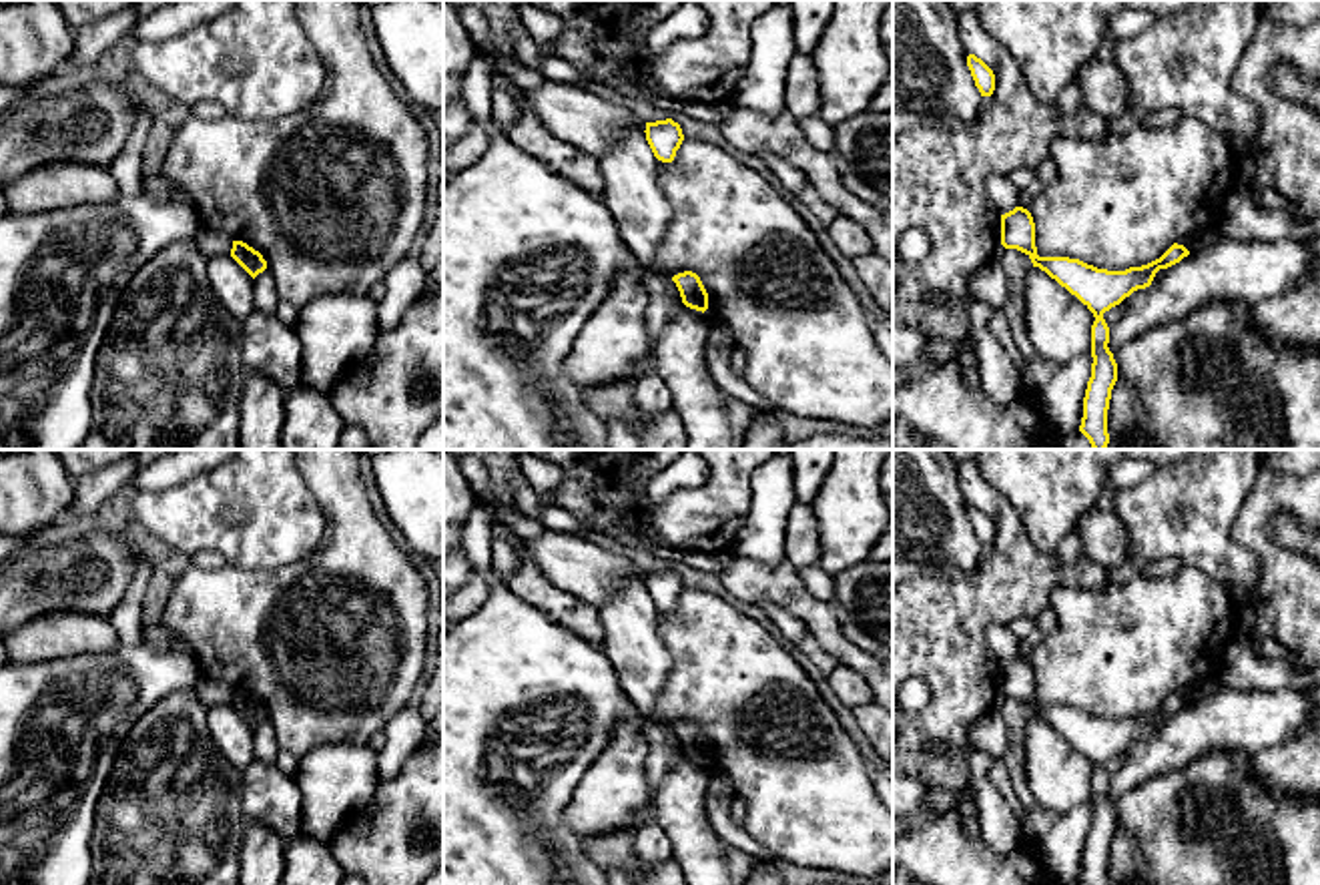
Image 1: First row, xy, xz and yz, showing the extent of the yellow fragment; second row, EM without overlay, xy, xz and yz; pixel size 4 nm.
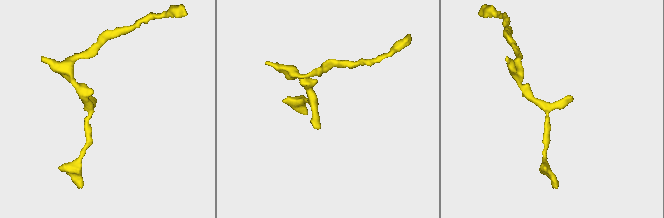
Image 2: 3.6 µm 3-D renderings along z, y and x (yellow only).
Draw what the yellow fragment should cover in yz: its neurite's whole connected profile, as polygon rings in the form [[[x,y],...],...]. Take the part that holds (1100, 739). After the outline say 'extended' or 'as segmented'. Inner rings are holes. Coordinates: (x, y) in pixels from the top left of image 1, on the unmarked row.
[[[1015,656],[1001,664],[1001,694],[1025,702],[1033,716],[1045,720],[1071,745],[1075,745],[1095,767],[1091,775],[1091,827],[1083,847],[1083,867],[1079,881],[1083,885],[1109,885],[1107,859],[1111,839],[1117,831],[1117,813],[1109,801],[1109,777],[1103,763],[1119,755],[1137,739],[1151,734],[1160,718],[1180,712],[1190,700],[1174,692],[1160,708],[1129,716],[1125,720],[1107,720],[1069,706],[1039,706],[1035,696],[1035,672],[1027,658]]]; as segmented

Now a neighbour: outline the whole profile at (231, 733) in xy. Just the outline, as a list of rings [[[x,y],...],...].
[[[231,704],[211,706],[207,722],[215,747],[235,771],[245,771],[255,761],[253,726]]]

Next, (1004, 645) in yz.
[[[993,622],[987,628],[987,646],[1001,664],[1019,656],[1019,644],[1021,642],[1011,632],[1009,624]]]

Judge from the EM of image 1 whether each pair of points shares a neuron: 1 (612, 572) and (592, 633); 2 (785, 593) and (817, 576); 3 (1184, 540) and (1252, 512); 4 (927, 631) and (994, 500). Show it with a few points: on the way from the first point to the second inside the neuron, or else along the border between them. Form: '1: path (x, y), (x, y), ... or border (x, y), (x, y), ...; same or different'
1: border (554, 584), (582, 597), (596, 609); different
2: border (797, 570), (803, 584), (817, 599), (833, 603); different
3: border (1256, 478), (1232, 524), (1232, 536), (1256, 562); different
4: path (961, 603), (1006, 558), (1006, 534); same

